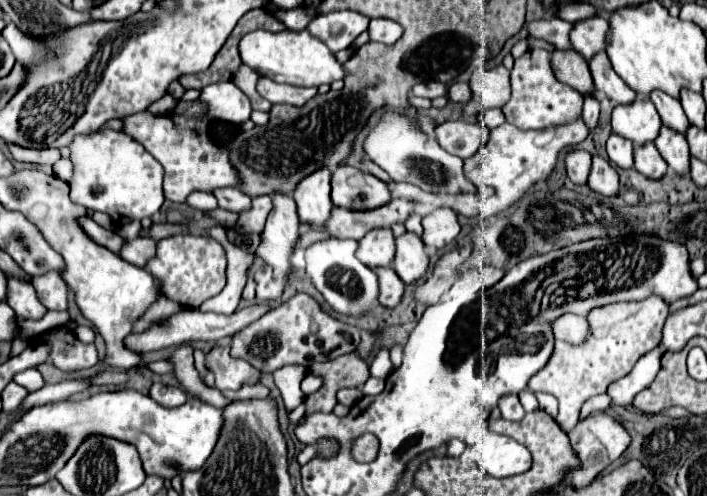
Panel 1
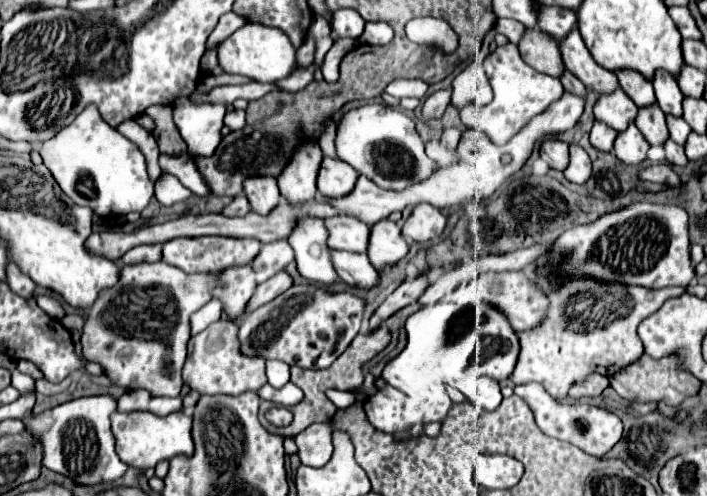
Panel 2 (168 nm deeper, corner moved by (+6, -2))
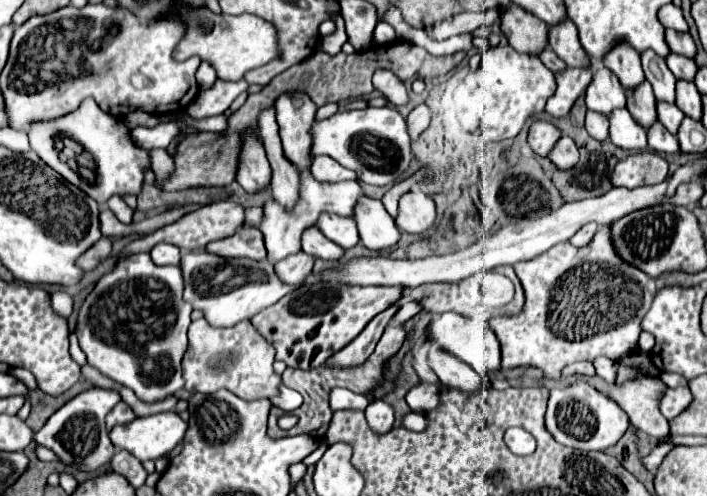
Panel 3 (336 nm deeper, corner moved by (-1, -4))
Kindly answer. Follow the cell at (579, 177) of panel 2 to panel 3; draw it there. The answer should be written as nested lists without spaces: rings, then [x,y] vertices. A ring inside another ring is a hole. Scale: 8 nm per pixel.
[[[561,136],[561,140],[557,142],[557,148],[549,160],[559,170],[571,170],[579,162],[579,148],[575,146],[575,142],[569,136]]]

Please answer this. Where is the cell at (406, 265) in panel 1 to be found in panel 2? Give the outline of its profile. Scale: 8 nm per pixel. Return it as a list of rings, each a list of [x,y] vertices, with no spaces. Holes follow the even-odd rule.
[[[382,220],[370,228],[370,246],[366,250],[376,270],[402,260],[408,254],[408,244],[402,238],[400,226],[392,220]]]

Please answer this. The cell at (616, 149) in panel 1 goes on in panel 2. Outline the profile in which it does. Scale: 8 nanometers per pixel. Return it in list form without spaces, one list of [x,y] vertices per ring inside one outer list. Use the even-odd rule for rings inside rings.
[[[594,120],[594,126],[590,130],[590,142],[594,148],[598,148],[602,152],[610,152],[614,146],[614,136],[616,136],[616,132],[610,126]]]

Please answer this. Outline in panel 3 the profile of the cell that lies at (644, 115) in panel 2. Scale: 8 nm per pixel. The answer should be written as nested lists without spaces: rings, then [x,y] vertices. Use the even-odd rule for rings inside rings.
[[[649,82],[641,84],[637,92],[627,92],[627,110],[643,128],[651,128],[657,122],[657,100]]]

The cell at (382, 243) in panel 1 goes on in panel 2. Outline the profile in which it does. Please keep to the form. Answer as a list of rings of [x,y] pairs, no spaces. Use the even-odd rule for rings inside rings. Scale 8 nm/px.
[[[348,216],[328,218],[324,222],[328,230],[328,246],[334,250],[348,250],[348,252],[366,252],[368,232],[370,226]]]

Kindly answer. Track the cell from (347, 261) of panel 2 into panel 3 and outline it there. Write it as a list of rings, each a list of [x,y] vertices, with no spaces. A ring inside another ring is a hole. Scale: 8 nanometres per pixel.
[[[311,226],[303,232],[303,238],[301,238],[301,244],[303,244],[303,250],[315,258],[321,258],[321,260],[329,260],[329,262],[337,262],[345,256],[345,250],[339,248],[337,244],[329,242],[321,230],[317,230],[317,226]]]

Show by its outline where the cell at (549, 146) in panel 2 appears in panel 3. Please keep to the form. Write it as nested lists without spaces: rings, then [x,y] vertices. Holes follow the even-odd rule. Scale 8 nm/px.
[[[543,120],[535,122],[529,130],[529,146],[533,148],[535,154],[545,156],[545,158],[553,152],[559,138],[561,138],[561,132],[553,124],[543,122]]]

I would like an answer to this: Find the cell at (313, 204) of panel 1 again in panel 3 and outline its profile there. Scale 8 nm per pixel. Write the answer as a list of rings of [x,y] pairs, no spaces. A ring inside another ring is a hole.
[[[297,92],[279,96],[275,112],[285,158],[299,170],[307,170],[311,166],[311,128],[315,122],[317,106],[309,100],[309,96]]]

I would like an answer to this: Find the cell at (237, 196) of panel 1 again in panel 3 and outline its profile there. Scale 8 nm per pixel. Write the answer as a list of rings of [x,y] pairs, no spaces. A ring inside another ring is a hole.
[[[85,98],[75,112],[71,112],[69,116],[63,116],[61,120],[33,124],[33,128],[29,128],[29,142],[31,142],[31,148],[39,154],[39,158],[47,166],[57,170],[73,186],[81,188],[99,206],[105,206],[111,196],[121,196],[121,198],[129,196],[129,194],[139,196],[141,188],[143,188],[143,180],[145,180],[145,170],[151,168],[151,154],[143,148],[137,148],[131,140],[129,128],[121,120],[113,120],[109,114],[105,114],[93,98]],[[59,136],[67,136],[67,138],[79,142],[85,148],[85,152],[91,154],[91,158],[95,162],[93,180],[89,180],[89,182],[83,180],[77,172],[73,172],[65,162],[59,160],[59,150],[55,148],[55,138],[59,138]]]

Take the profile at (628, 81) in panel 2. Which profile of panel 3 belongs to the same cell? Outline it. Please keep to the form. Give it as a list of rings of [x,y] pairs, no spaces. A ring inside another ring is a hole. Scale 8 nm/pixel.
[[[621,44],[621,48],[613,48],[603,62],[611,72],[617,74],[619,82],[627,90],[635,90],[639,84],[645,82],[645,72],[641,68],[641,56],[629,44]]]

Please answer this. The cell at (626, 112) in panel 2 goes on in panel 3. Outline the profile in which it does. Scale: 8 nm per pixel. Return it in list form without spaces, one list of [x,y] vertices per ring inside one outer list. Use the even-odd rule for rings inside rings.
[[[599,66],[593,72],[593,84],[589,84],[589,88],[585,90],[587,108],[593,112],[601,112],[605,116],[609,116],[617,108],[625,108],[625,96],[625,88],[621,88],[617,76],[613,76],[613,72],[609,72],[603,66]]]

